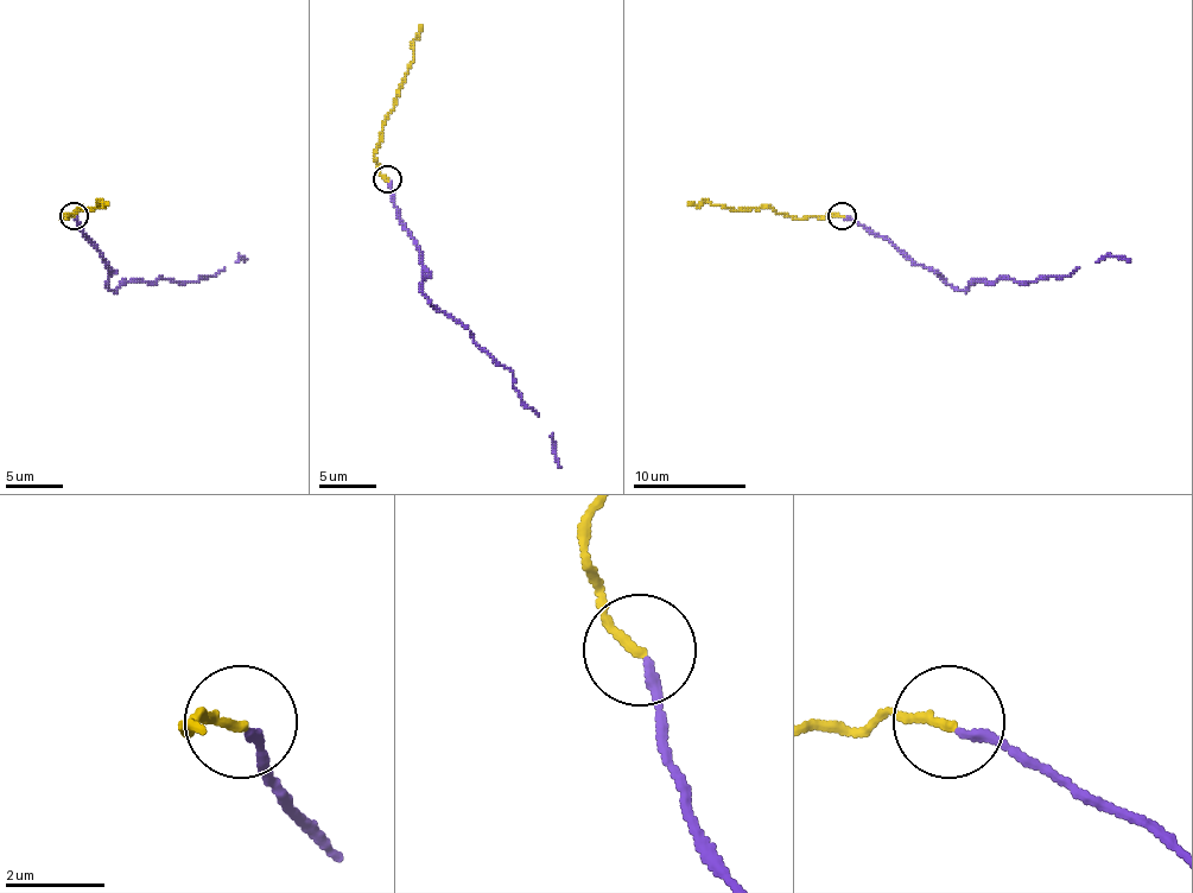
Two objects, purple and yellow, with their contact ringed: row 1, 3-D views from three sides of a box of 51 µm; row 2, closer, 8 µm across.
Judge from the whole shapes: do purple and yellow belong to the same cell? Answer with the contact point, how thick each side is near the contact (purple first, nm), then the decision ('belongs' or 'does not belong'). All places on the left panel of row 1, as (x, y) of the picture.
at (74, 215); 160 nm thick on the purple side, 190 nm on the other; belongs

